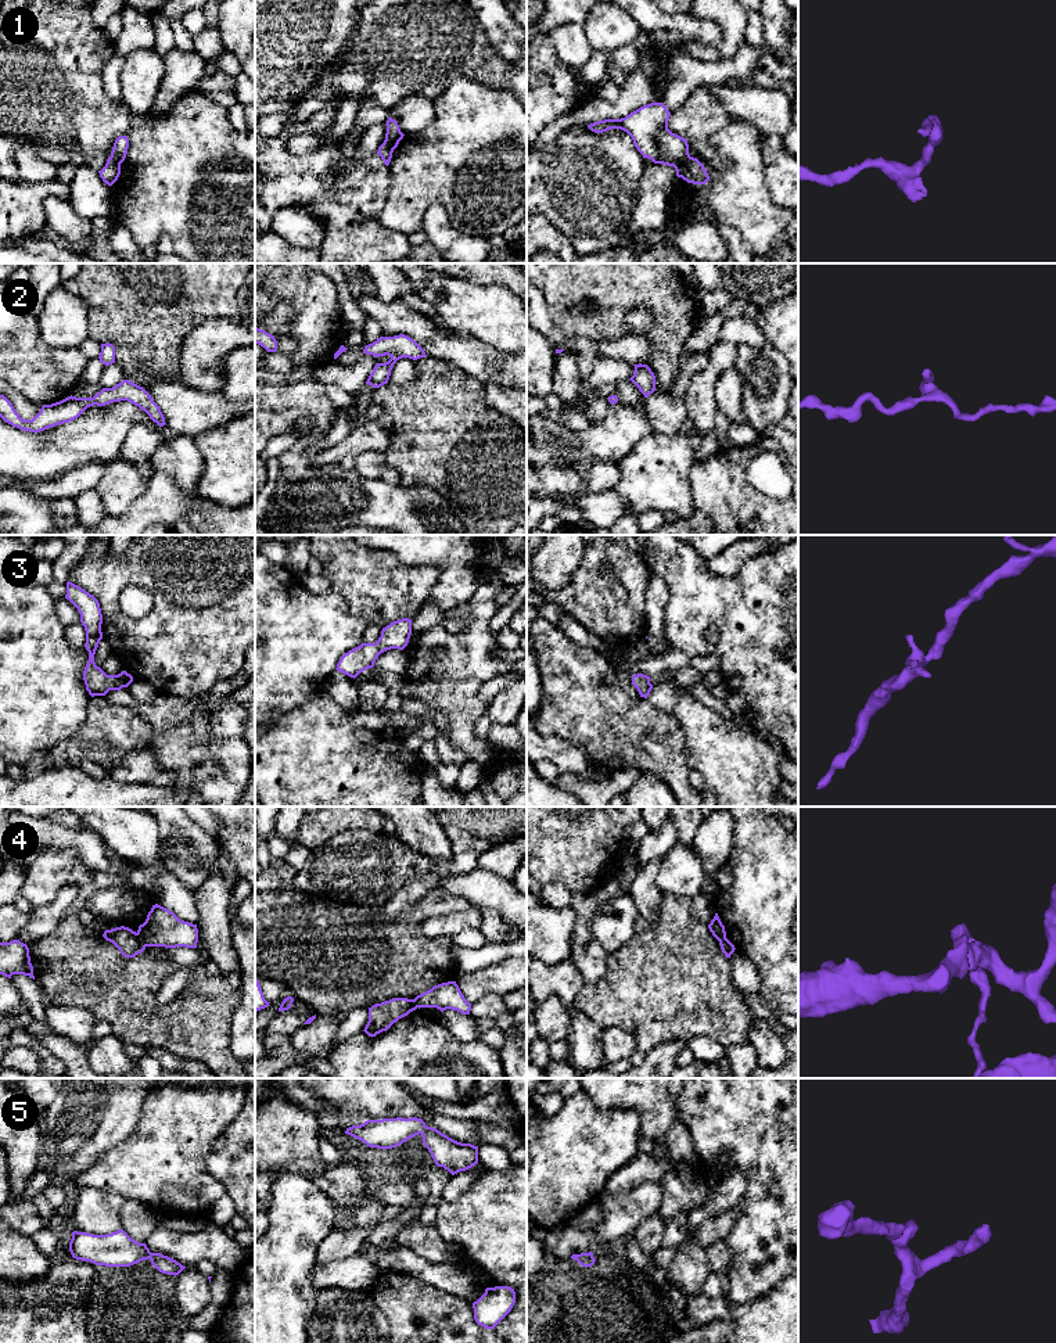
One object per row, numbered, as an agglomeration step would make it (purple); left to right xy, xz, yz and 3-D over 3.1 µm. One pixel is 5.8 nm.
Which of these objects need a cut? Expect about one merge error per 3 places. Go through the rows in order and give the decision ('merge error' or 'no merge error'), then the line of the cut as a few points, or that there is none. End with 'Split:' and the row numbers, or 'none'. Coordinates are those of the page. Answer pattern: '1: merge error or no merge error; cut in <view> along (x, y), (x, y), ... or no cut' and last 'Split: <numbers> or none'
1: merge error; cut in yz along (689, 154), (674, 167)
2: no merge error; no cut
3: no merge error; no cut
4: merge error; cut in xy along (136, 933), (147, 945)
5: no merge error; no cut
Split: 1, 4

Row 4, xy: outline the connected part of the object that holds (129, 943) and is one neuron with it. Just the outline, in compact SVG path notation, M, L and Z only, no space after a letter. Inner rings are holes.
M125 926L105 930L103 937L112 942L125 958L134 958L147 947L136 931Z

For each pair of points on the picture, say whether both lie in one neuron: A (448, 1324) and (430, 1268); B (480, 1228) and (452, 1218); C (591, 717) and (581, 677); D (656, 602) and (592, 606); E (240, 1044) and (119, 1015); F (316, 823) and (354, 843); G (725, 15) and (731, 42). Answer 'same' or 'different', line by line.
A: different
B: same
C: same
D: different
E: different
F: different
G: same

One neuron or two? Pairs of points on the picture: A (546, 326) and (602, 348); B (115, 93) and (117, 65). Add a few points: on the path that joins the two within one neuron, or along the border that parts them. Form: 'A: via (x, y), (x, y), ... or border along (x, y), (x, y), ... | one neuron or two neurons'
A: via (560, 340), (588, 348) | one neuron
B: via (114, 86), (114, 72) | one neuron

